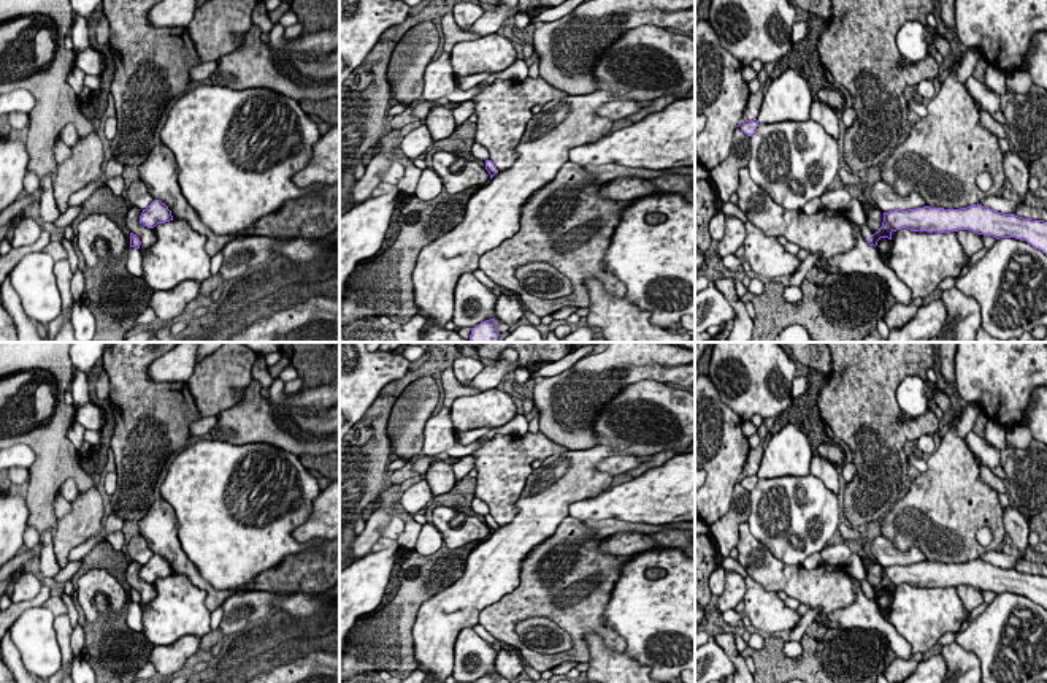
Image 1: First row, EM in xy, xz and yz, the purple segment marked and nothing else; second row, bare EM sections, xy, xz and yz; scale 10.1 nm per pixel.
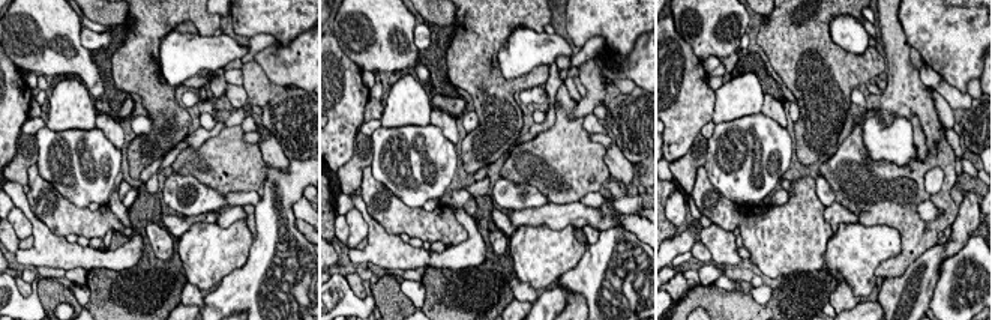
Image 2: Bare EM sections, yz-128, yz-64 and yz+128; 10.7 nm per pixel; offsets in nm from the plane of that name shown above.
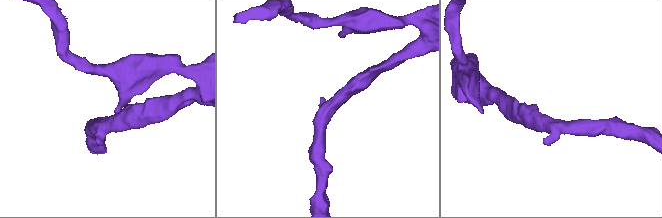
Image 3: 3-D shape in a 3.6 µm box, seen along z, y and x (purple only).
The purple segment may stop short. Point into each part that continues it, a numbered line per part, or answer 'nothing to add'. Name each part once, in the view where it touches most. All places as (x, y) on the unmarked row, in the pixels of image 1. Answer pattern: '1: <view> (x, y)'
1: yz (854, 566)

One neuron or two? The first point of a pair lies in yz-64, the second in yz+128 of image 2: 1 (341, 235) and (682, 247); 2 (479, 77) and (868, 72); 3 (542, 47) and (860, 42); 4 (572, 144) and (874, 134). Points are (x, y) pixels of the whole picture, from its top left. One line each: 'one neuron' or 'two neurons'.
1: two neurons
2: one neuron
3: one neuron
4: two neurons

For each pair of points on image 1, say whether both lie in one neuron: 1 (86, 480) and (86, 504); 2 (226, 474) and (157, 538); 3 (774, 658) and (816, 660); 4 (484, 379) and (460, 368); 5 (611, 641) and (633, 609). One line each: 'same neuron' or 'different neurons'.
1: different neurons
2: different neurons
3: same neuron
4: different neurons
5: different neurons

